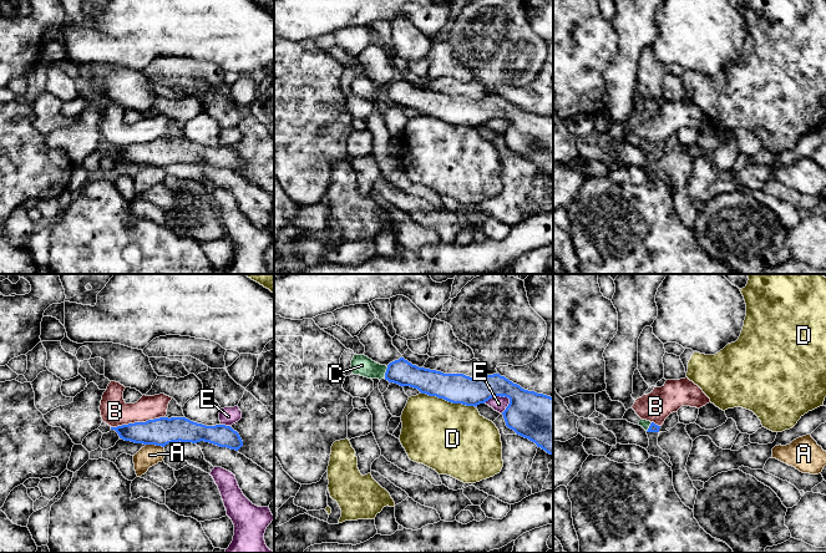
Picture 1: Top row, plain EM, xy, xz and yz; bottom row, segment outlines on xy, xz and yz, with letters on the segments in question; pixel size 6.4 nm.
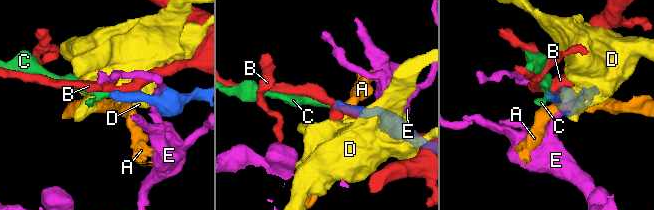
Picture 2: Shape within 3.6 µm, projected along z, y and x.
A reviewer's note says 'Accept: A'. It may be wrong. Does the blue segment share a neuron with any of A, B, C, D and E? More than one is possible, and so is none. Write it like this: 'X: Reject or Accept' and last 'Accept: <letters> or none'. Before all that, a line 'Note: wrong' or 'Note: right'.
Note: wrong
A: Reject
B: Reject
C: Accept
D: Reject
E: Reject
Accept: C

